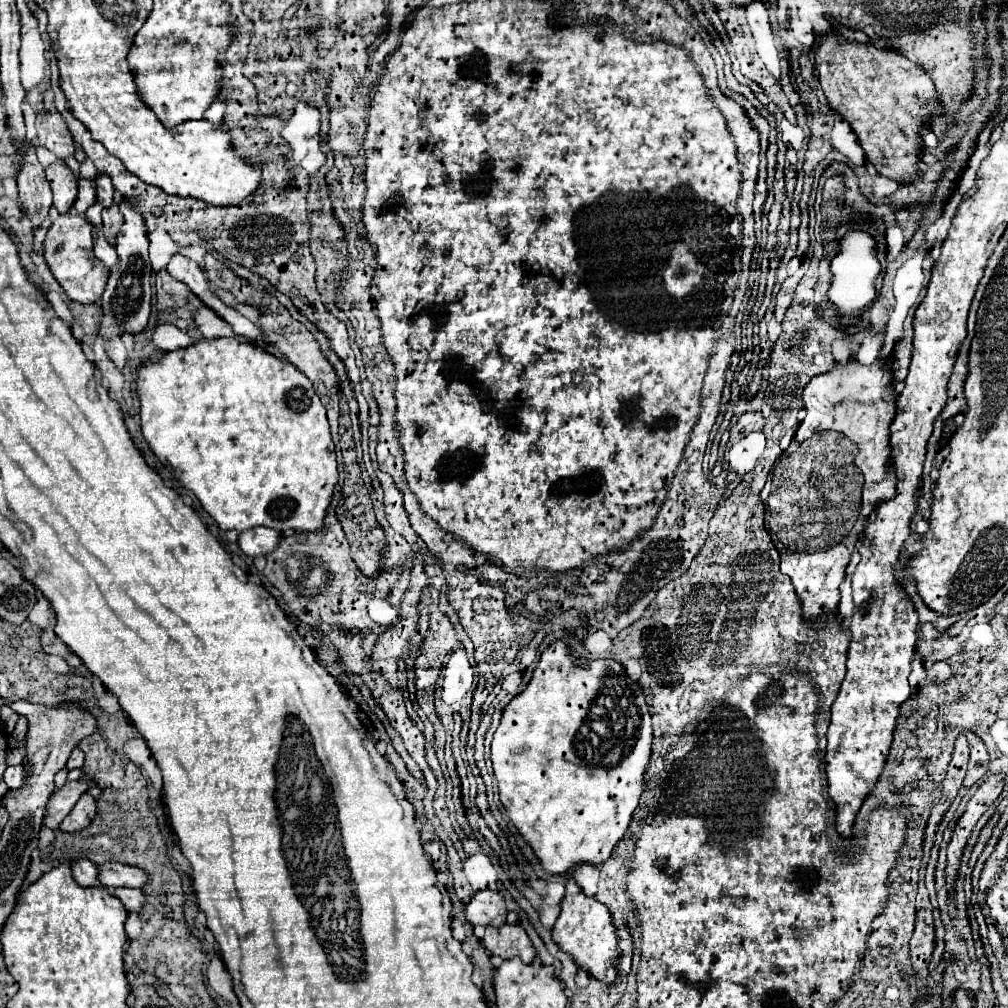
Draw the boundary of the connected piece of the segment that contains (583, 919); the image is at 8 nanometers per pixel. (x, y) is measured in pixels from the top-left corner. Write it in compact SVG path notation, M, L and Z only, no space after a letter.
M572 877L566 883L566 895L560 903L560 917L552 927L552 939L562 947L562 951L570 953L572 959L580 967L584 967L592 977L604 983L612 983L616 979L618 973L616 965L620 963L620 955L618 955L618 929L612 923L612 915L608 907L602 905L598 899L584 895Z

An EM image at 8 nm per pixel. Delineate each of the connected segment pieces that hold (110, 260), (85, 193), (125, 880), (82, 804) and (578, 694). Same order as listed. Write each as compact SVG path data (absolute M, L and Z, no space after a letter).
M102 233L98 235L98 241L94 243L94 255L96 255L96 259L100 259L100 261L104 263L104 267L108 267L108 269L112 269L112 267L118 263L116 249L108 245L108 241L104 239Z
M80 179L80 181L78 181L78 197L76 197L74 209L76 209L80 215L84 215L84 211L86 211L88 207L92 207L94 201L96 201L96 195L94 195L92 183Z
M108 861L104 865L100 865L100 881L104 887L144 887L148 883L150 875L140 869L140 867L132 867L132 865L124 865L124 863L116 863L116 861Z
M84 793L74 805L74 809L70 811L70 815L60 823L60 829L62 831L82 831L92 823L94 815L96 815L96 799Z
M564 639L552 641L544 649L528 687L504 707L500 725L492 739L492 765L494 765L494 775L498 781L500 801L506 807L510 821L516 825L516 829L522 833L522 837L532 845L534 853L538 855L538 859L542 861L542 865L548 873L566 873L570 867L574 867L578 863L600 865L600 863L604 863L604 859L608 859L612 855L612 849L624 837L630 817L632 817L634 809L638 807L638 799L644 791L644 771L650 761L650 747L652 747L652 717L648 713L646 695L642 691L642 685L628 677L628 673L624 671L624 665L614 659L594 659L588 663L580 663L580 659L574 659L570 645Z

